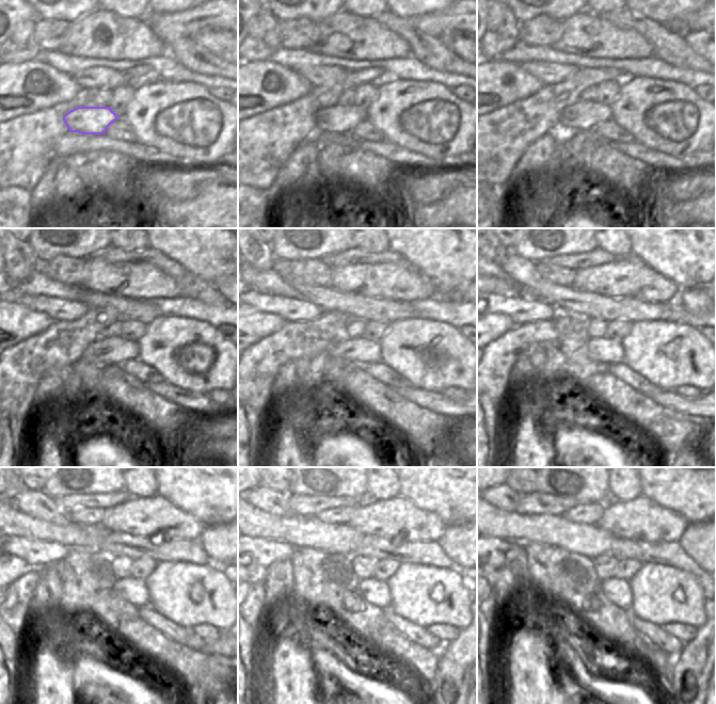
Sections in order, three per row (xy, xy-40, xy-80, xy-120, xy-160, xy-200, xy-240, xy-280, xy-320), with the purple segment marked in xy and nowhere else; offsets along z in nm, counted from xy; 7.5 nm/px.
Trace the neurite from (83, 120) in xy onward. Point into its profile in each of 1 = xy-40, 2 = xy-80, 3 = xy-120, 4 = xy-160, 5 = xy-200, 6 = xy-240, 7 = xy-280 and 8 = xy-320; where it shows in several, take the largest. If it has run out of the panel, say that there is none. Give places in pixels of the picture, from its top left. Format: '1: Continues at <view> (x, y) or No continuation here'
1: Continues at xy-40 (337, 120)
2: Continues at xy-80 (585, 114)
3: Continues at xy-120 (105, 351)
4: Continues at xy-160 (359, 350)
5: Continues at xy-200 (608, 351)
6: Continues at xy-240 (134, 591)
7: Continues at xy-280 (377, 592)
8: Continues at xy-320 (618, 591).

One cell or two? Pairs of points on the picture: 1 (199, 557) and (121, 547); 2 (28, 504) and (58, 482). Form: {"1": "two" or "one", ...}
{"1": "one", "2": "two"}

